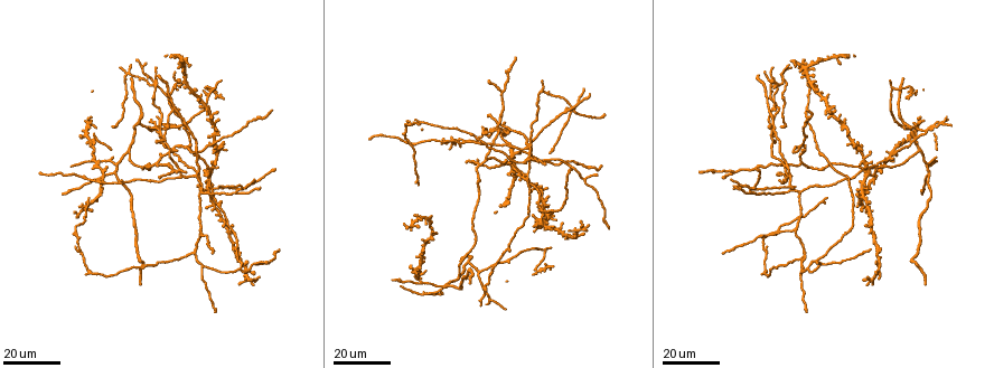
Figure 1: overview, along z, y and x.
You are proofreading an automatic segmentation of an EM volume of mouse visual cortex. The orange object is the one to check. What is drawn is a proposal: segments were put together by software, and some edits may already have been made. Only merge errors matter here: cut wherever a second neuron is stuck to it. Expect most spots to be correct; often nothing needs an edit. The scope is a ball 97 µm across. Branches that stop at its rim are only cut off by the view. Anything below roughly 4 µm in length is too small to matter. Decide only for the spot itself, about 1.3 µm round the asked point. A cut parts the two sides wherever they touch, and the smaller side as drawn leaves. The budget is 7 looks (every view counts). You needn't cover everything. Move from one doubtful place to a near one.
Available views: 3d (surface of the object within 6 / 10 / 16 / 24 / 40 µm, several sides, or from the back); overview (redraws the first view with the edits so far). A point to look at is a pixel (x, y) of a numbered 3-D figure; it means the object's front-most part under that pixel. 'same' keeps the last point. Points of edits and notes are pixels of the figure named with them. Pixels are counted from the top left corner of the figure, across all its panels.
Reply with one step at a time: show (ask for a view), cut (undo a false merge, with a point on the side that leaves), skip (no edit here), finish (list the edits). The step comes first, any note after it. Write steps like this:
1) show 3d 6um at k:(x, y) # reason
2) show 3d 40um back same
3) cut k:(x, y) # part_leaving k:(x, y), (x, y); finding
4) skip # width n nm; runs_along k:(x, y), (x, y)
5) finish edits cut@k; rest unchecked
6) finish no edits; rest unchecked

show 3d 16um at 1:(793, 231) # small branch off a trunk

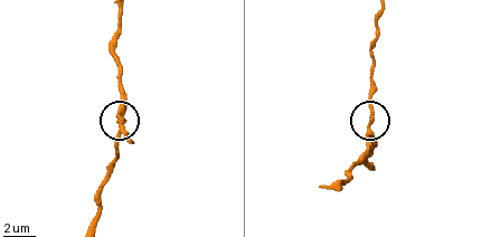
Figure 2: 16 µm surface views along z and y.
show 3d 10um at 2:(118, 116)

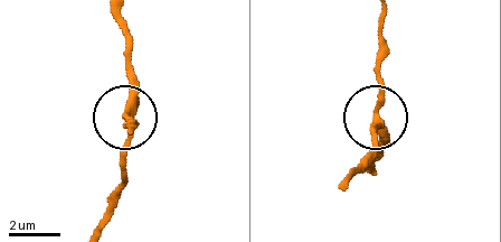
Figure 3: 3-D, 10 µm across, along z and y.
skip # arms 3; all the same neuron

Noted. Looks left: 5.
show 3d 24um at 1:(202, 265)

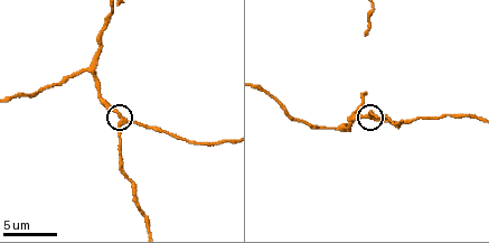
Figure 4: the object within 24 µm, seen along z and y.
show 3d 10um at 4:(123, 123) # closer look

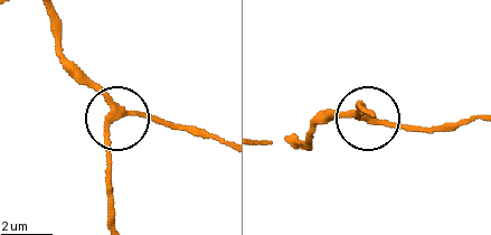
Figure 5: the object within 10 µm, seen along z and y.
skip # side_arm 19 um; runs_along 5:(48, 11), (57, 50), (114, 114), (106, 133), (106, 201); all the same neuron

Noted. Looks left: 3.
show 3d 16um at 1:(753, 190) # four or more arms meet

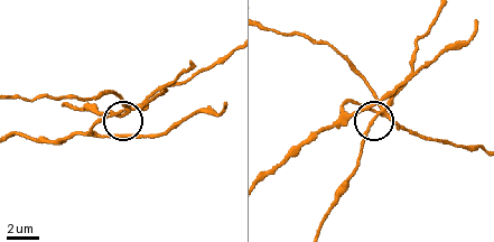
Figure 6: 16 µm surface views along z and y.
show 3d 6um at 6:(377, 116)

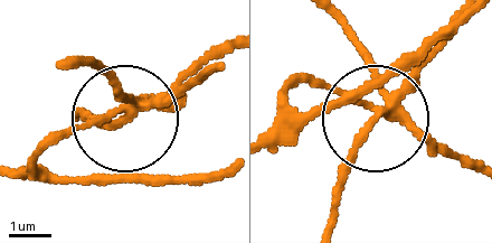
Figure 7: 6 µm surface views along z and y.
cut 7:(349, 156) # arms 5; part_leaving 7:(386, 113), (336, 217); two neurons meet here

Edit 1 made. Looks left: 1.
finish edits cut@7; rest unchecked

